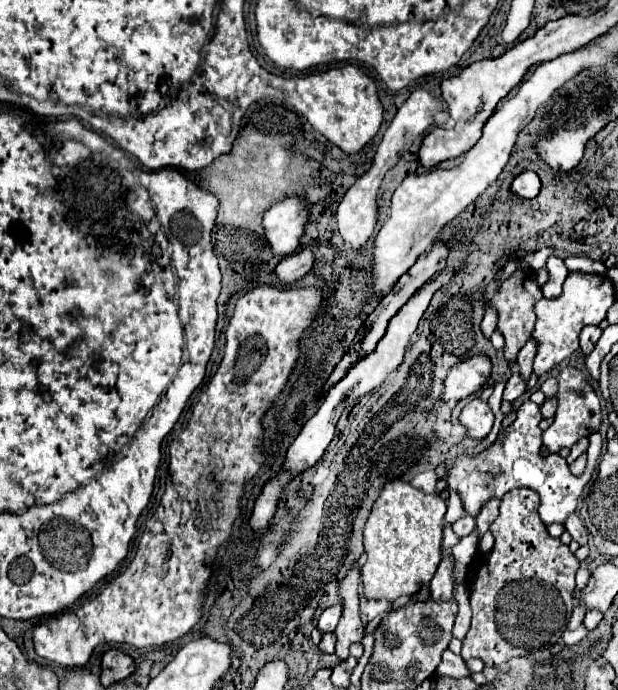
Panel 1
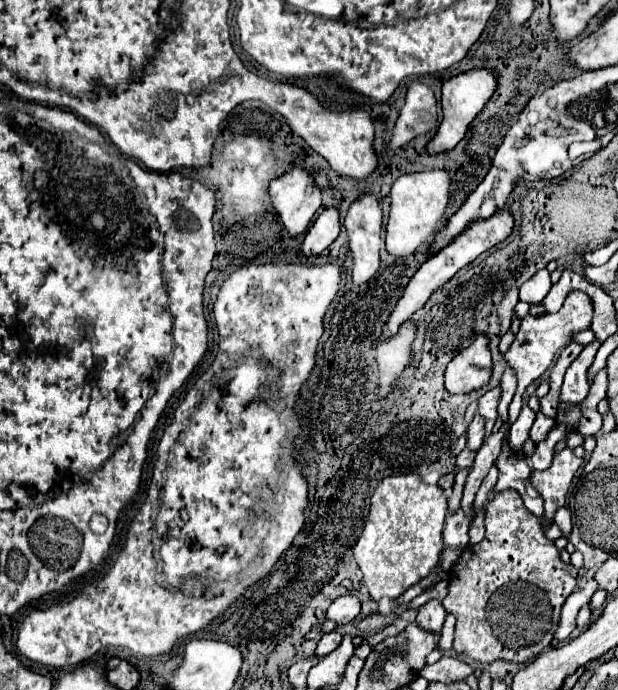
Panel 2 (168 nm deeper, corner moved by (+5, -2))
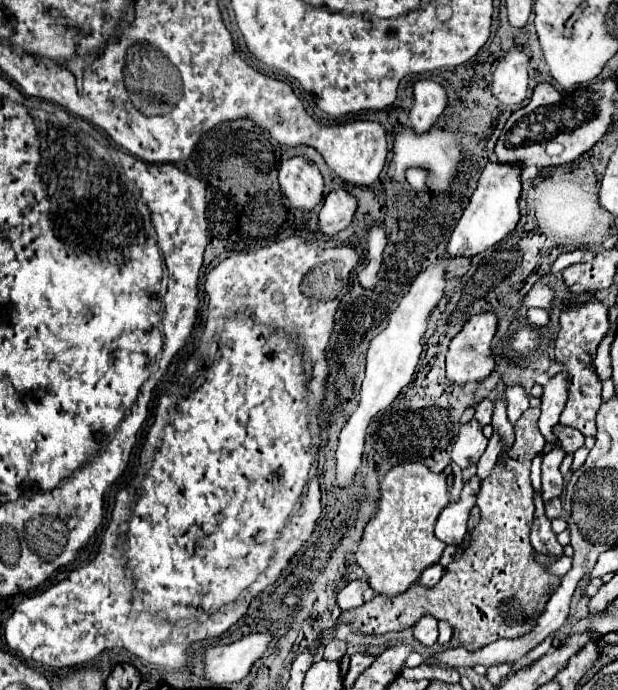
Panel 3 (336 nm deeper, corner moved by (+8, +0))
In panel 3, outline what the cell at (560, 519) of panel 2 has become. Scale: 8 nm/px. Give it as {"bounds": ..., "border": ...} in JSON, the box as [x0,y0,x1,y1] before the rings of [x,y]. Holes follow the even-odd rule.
{"bounds":[544,497,562,519],"border":[[[554,497],[554,499],[546,501],[544,507],[546,507],[546,517],[548,517],[548,519],[556,519],[556,517],[560,517],[560,513],[562,513],[560,497]]]}

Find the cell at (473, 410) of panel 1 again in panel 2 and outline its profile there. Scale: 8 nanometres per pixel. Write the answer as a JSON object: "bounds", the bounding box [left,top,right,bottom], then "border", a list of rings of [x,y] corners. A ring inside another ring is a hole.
{"bounds":[467,413,485,449],"border":[[[477,413],[467,429],[467,447],[469,449],[479,449],[483,443],[483,435],[485,435],[485,419]]]}

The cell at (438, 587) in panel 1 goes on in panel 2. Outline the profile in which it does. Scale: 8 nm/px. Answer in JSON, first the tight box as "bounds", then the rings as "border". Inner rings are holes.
{"bounds":[415,599,447,633],"border":[[[431,599],[431,601],[427,601],[427,603],[419,609],[415,621],[417,621],[423,629],[427,629],[427,631],[439,633],[441,627],[443,627],[445,617],[447,617],[447,611],[443,609],[441,601],[439,601],[439,599]]]}

